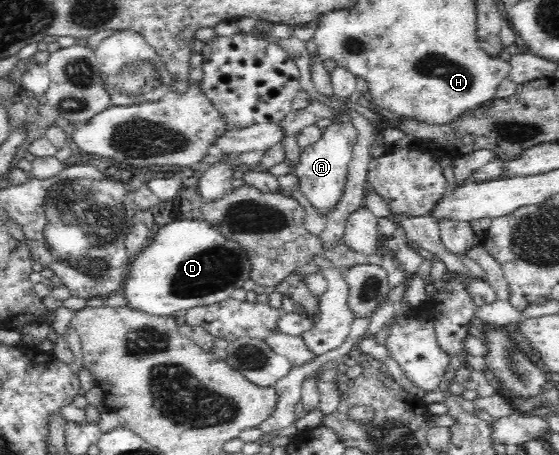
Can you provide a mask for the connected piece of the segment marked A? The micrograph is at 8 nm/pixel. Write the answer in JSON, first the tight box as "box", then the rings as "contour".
{"box":[295,122,357,220],"contour":[[[337,122],[324,128],[323,136],[315,144],[301,148],[300,159],[295,168],[299,180],[299,192],[311,202],[315,212],[325,220],[335,210],[335,206],[343,196],[348,164],[353,158],[355,144],[357,144],[357,129]]]}

